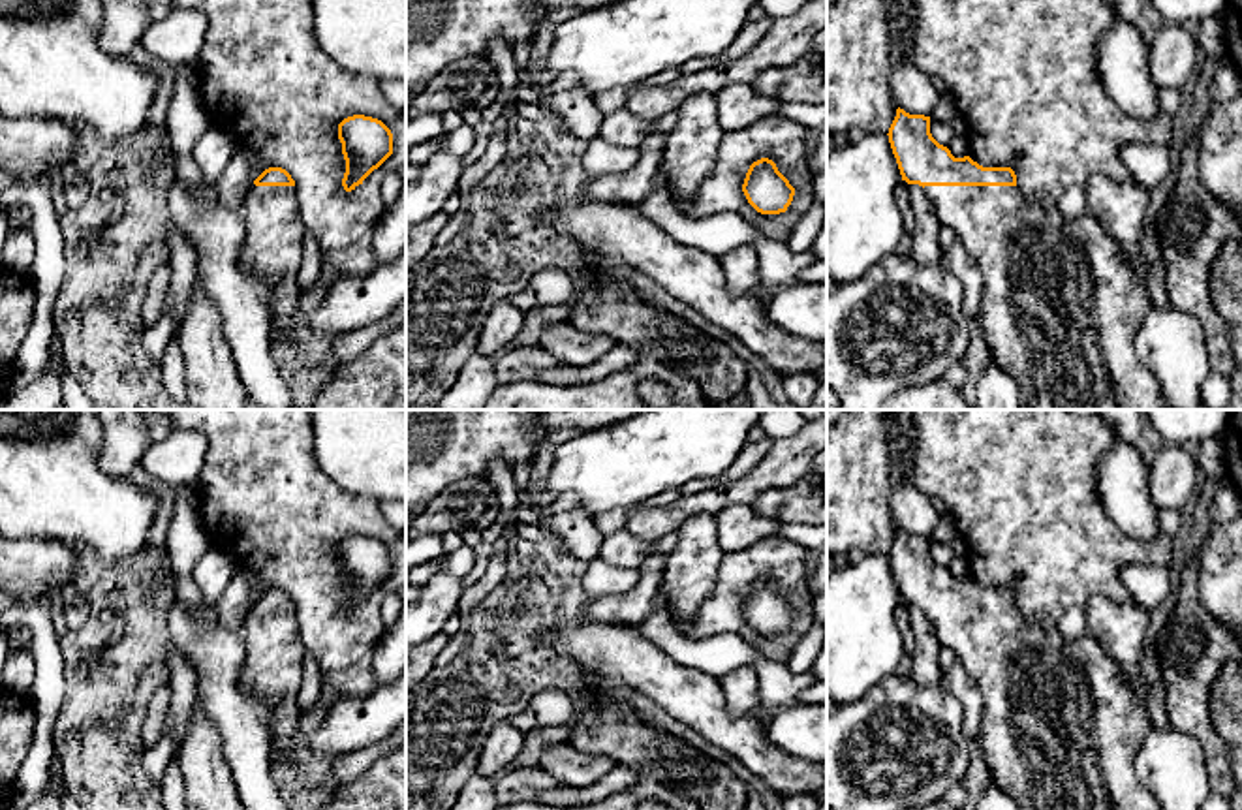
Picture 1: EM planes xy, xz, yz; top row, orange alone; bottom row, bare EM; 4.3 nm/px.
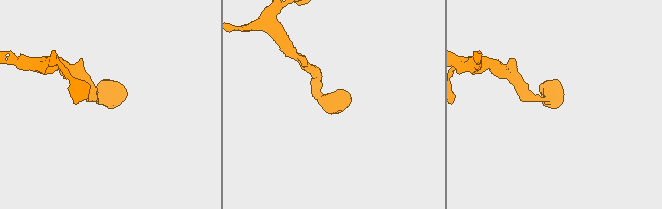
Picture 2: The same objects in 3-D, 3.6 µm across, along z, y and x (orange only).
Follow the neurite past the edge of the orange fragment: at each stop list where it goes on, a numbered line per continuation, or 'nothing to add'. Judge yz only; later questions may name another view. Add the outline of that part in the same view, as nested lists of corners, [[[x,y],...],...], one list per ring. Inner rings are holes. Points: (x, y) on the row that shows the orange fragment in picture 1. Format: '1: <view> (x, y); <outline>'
1: yz (1060, 307); [[[924,186],[924,194],[981,269],[979,321],[992,359],[1020,391],[1018,410],[1172,410],[1135,353],[1135,335],[1150,304],[1146,288],[1092,214],[1063,218],[1056,207],[1028,205],[1018,186]]]

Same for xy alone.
1: xy (273, 232); [[[256,186],[248,190],[241,209],[244,244],[241,267],[256,276],[272,276],[278,286],[272,295],[271,327],[286,338],[293,333],[293,314],[299,295],[301,241],[304,226],[299,220],[295,186]]]

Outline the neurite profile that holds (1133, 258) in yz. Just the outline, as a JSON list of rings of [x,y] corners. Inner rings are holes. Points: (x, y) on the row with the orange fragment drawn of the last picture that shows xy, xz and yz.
[[[1120,246],[1126,263],[1131,267],[1133,274],[1139,278],[1139,282],[1146,288],[1146,295],[1148,295],[1148,269],[1146,269],[1146,261],[1141,254],[1139,248],[1124,248]]]

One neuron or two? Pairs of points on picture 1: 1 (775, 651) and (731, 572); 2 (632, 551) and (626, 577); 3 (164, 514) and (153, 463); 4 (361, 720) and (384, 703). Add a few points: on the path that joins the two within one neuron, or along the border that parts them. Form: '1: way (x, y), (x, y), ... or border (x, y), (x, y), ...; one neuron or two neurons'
1: way (752, 638), (731, 617), (731, 594); one neuron
2: border (598, 557), (617, 566), (637, 568); two neurons
3: border (139, 461), (151, 474), (177, 487); two neurons
4: way (367, 720), (378, 709); one neuron

